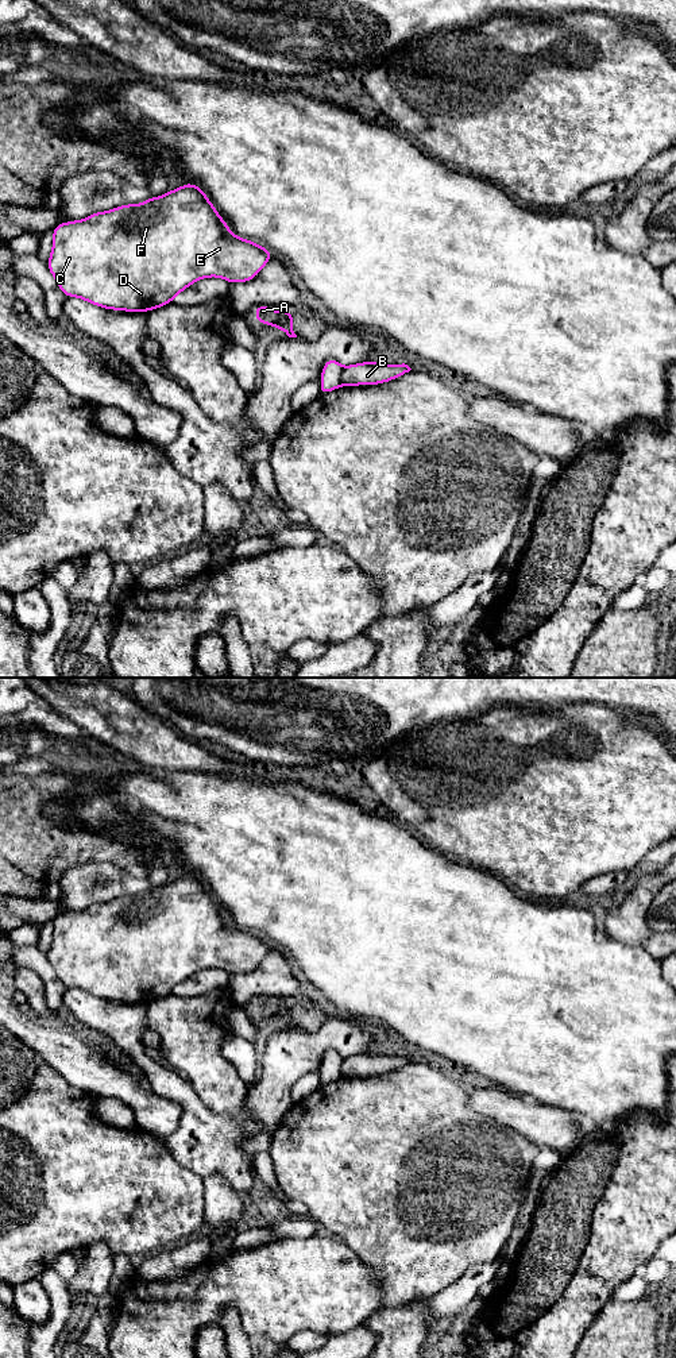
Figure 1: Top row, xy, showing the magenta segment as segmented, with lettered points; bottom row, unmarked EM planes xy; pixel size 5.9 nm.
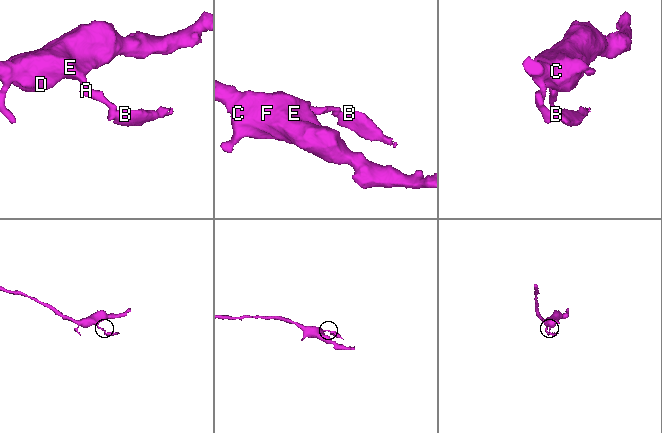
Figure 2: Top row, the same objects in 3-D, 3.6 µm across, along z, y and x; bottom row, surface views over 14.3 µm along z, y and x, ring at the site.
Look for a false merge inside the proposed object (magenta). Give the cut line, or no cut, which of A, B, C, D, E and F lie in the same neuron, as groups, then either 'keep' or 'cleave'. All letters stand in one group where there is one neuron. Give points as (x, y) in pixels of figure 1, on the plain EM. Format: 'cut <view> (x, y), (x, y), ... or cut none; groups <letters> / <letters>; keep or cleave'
cut xy (344, 1058), (342, 1075); groups A C D E F / B; cleave

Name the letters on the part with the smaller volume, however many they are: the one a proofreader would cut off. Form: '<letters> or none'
B

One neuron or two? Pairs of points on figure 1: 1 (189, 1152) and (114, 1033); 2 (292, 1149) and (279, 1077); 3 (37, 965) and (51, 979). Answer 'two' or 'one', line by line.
1: one
2: two
3: one

